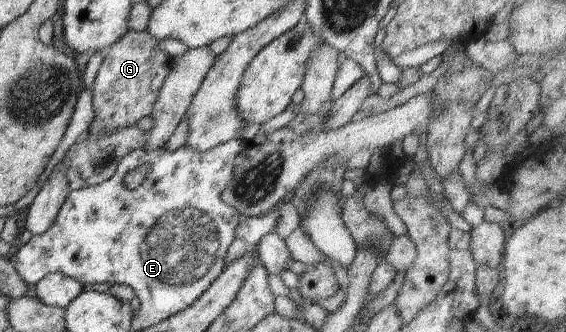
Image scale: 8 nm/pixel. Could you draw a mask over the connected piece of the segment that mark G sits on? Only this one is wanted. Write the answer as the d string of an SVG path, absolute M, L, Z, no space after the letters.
M128 31L124 38L120 38L103 54L104 61L92 89L92 106L96 116L87 133L82 134L77 142L88 138L87 134L100 136L102 132L116 132L118 128L135 126L138 120L152 115L158 92L172 68L172 59L158 48L158 40L147 31Z

